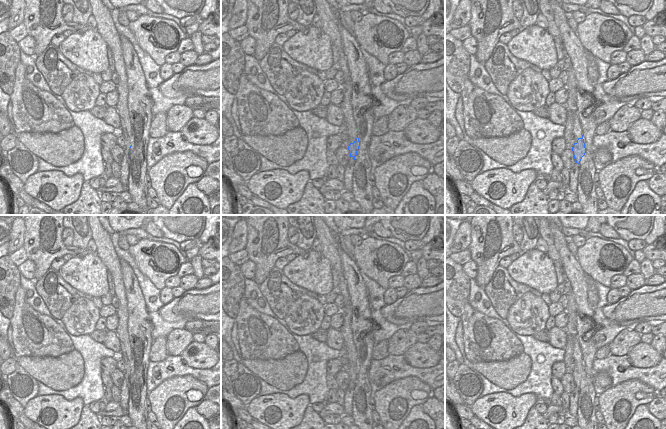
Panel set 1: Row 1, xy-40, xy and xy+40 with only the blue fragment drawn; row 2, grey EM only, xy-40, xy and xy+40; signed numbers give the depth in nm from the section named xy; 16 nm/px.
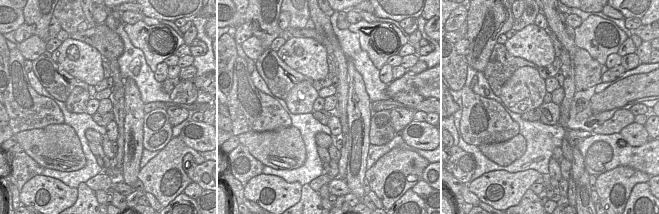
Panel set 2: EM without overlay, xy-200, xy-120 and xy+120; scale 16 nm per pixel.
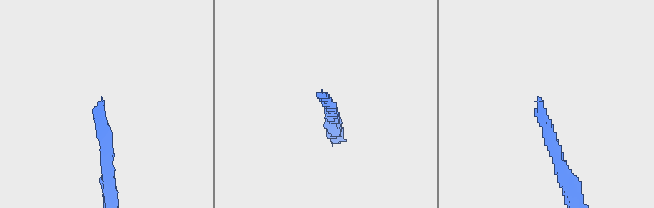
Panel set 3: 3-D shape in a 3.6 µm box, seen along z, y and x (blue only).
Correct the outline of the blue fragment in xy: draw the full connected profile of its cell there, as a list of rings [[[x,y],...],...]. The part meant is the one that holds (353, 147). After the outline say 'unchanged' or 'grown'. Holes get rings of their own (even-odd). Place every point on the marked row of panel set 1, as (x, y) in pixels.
[[[326,0],[314,1],[316,5],[316,13],[319,15],[322,22],[323,32],[329,36],[331,40],[331,46],[335,45],[339,50],[338,64],[340,66],[340,70],[343,72],[343,83],[340,85],[343,90],[343,101],[340,104],[340,108],[344,116],[344,123],[346,124],[347,134],[350,139],[350,145],[348,146],[350,157],[353,157],[355,160],[360,142],[357,134],[356,123],[353,117],[353,109],[351,106],[352,81],[346,56],[344,55],[342,49],[340,32],[338,30],[336,19],[332,14],[329,3]]] | grown

